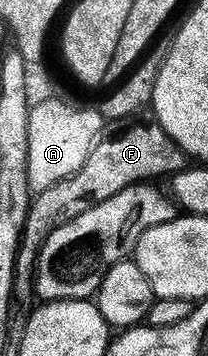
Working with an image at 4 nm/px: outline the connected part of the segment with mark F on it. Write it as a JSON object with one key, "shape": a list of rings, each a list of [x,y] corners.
{"shape":[[[153,119],[148,122],[140,120],[109,122],[88,155],[83,169],[33,198],[29,219],[26,221],[24,244],[18,255],[16,281],[19,286],[29,286],[33,282],[34,270],[38,268],[38,256],[46,240],[60,227],[72,223],[72,219],[80,219],[84,211],[92,211],[98,204],[112,199],[126,188],[153,182],[153,177],[168,179],[187,169],[187,155],[172,139],[172,135],[168,135],[168,131],[164,131],[164,127],[160,127]]]}

